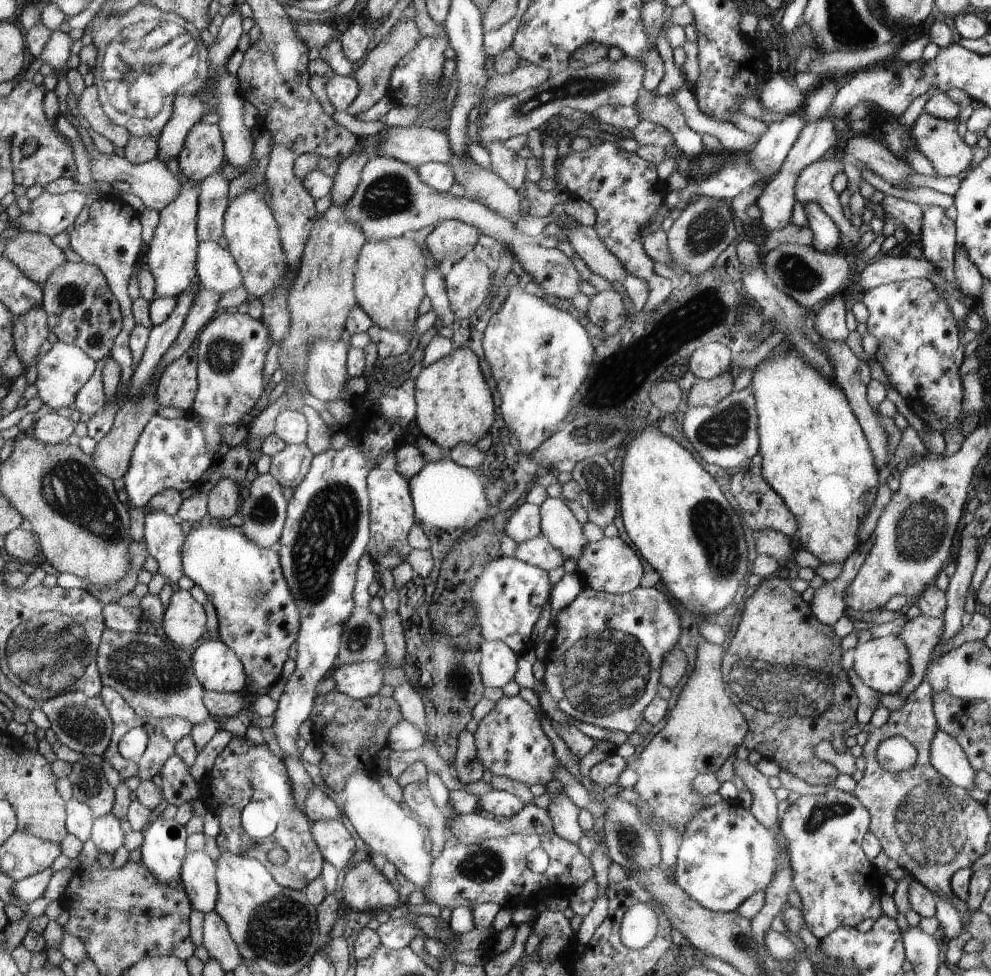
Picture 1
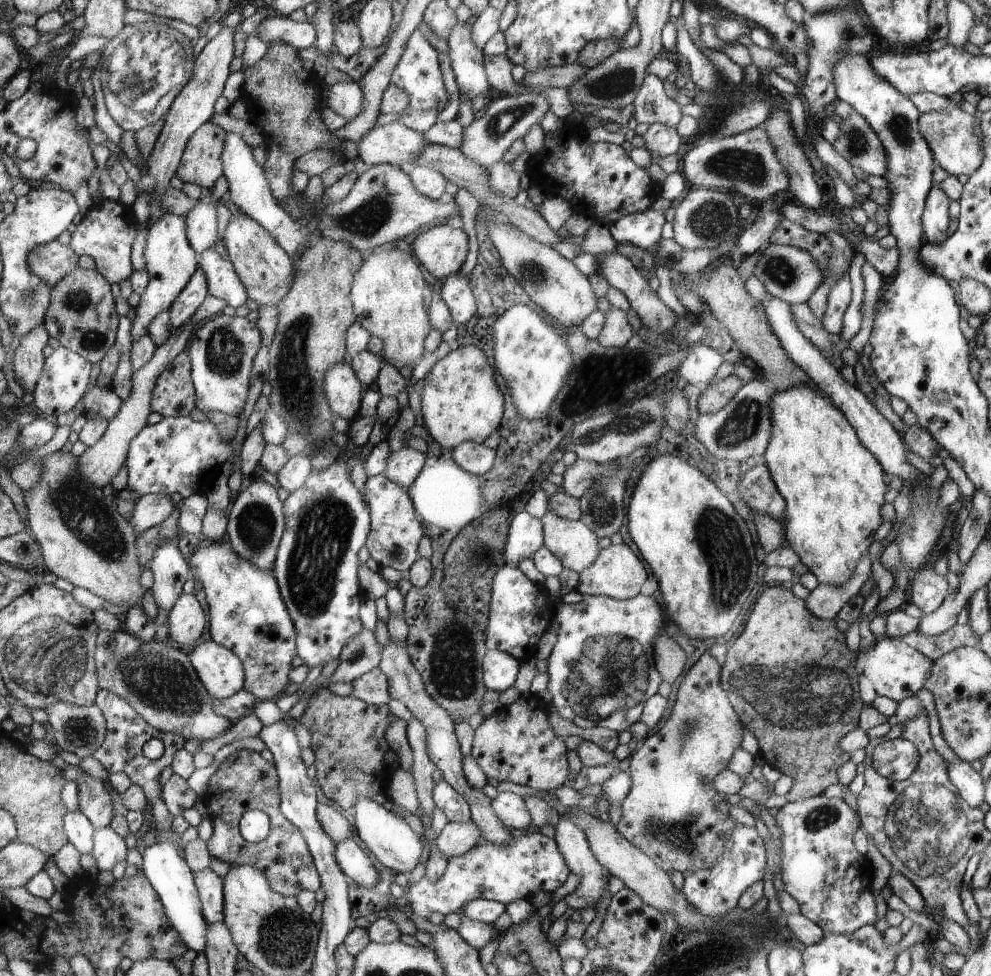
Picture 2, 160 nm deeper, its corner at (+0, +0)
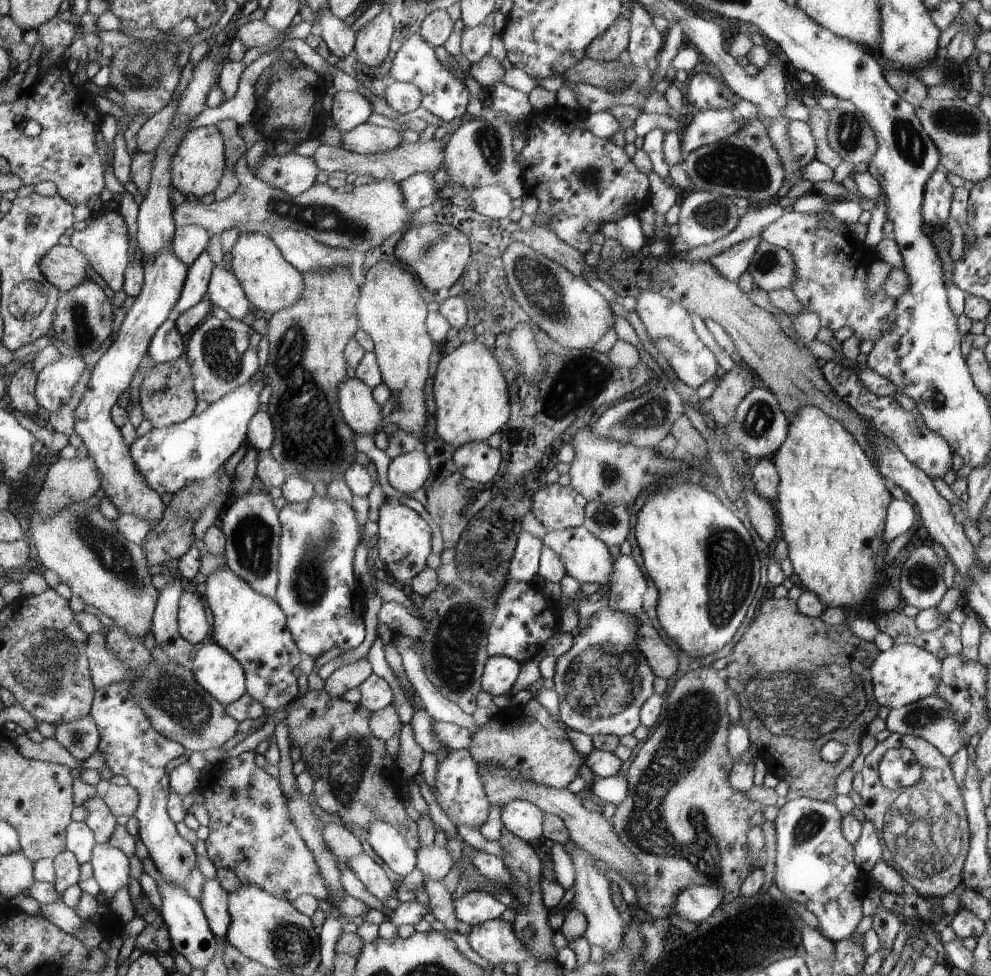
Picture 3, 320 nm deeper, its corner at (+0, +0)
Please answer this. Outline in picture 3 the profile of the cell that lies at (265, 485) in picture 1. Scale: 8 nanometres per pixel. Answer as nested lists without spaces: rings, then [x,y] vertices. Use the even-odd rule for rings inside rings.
[[[246,493],[241,499],[229,502],[220,516],[219,527],[225,536],[225,564],[242,577],[255,591],[275,599],[277,593],[277,562],[281,522],[272,505],[269,493]]]

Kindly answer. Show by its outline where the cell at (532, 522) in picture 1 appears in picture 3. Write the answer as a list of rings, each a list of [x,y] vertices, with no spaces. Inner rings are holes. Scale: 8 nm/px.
[[[522,530],[518,537],[514,558],[511,558],[509,578],[516,582],[530,584],[532,578],[539,574],[543,546],[542,540]]]

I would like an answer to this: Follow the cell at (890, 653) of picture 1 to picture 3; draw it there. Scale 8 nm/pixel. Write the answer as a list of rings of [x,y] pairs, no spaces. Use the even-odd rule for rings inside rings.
[[[908,643],[895,644],[890,649],[882,651],[869,668],[871,674],[869,689],[872,691],[872,699],[880,707],[892,710],[936,694],[935,690],[942,676],[941,664],[942,661],[937,656],[923,648]]]

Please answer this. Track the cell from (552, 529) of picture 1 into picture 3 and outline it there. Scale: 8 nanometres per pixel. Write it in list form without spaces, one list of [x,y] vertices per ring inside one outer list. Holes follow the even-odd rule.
[[[582,524],[579,527],[564,530],[549,530],[543,540],[556,554],[561,556],[566,572],[572,578],[583,582],[596,582],[608,588],[615,559],[610,555],[608,547],[599,538],[596,538]]]

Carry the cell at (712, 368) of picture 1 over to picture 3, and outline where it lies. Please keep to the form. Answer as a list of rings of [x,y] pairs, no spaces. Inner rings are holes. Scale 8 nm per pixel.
[[[641,291],[636,300],[635,311],[646,328],[648,338],[656,350],[668,360],[675,375],[685,385],[697,390],[699,386],[721,374],[722,371],[714,353],[706,347],[706,343],[700,341],[694,331],[692,316],[682,305],[652,291]]]

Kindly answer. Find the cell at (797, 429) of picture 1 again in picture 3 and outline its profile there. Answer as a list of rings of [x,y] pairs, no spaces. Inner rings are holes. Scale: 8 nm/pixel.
[[[806,405],[801,407],[795,418],[789,424],[789,431],[786,440],[780,445],[780,448],[771,456],[771,460],[776,466],[779,474],[779,483],[777,490],[777,498],[773,507],[777,512],[779,520],[779,532],[781,537],[787,542],[788,560],[792,563],[793,572],[800,578],[804,589],[818,595],[818,598],[830,608],[843,608],[850,614],[856,613],[854,610],[858,604],[861,604],[866,597],[873,597],[881,583],[883,582],[885,573],[884,556],[888,548],[885,541],[883,530],[885,529],[885,518],[887,517],[887,508],[892,502],[893,496],[890,494],[890,485],[888,481],[880,474],[877,466],[872,462],[871,458],[865,453],[865,450],[854,440],[850,432],[842,426],[840,421],[830,418],[822,409],[814,405]]]

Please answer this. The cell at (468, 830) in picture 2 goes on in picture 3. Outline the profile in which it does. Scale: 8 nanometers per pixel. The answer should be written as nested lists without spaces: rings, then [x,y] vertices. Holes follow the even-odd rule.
[[[435,842],[429,847],[419,847],[415,867],[425,879],[440,882],[453,867],[452,856],[446,847],[439,847]]]

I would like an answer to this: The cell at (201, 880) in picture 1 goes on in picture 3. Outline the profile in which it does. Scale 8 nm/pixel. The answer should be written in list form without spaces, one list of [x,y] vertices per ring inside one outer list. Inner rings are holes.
[[[216,879],[204,883],[204,894],[200,903],[218,942],[225,938],[231,923],[228,897],[229,894]]]

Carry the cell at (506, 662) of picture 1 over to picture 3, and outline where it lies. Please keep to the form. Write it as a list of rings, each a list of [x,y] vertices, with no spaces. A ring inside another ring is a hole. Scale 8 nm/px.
[[[489,656],[481,676],[481,687],[492,696],[506,695],[512,690],[520,671],[521,663],[516,659]]]

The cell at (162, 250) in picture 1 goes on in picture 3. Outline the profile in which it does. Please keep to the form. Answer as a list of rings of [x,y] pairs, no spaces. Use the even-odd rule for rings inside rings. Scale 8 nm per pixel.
[[[172,243],[165,246],[153,261],[143,263],[145,277],[135,303],[118,318],[117,328],[110,348],[98,359],[91,372],[86,390],[75,408],[74,432],[80,436],[100,479],[99,486],[120,515],[134,515],[150,523],[151,530],[164,516],[164,502],[157,491],[146,482],[132,457],[130,447],[124,442],[120,428],[113,421],[112,410],[120,395],[129,388],[130,381],[144,354],[148,353],[156,332],[170,316],[170,310],[180,300],[181,290],[189,274],[188,265],[174,253]]]

